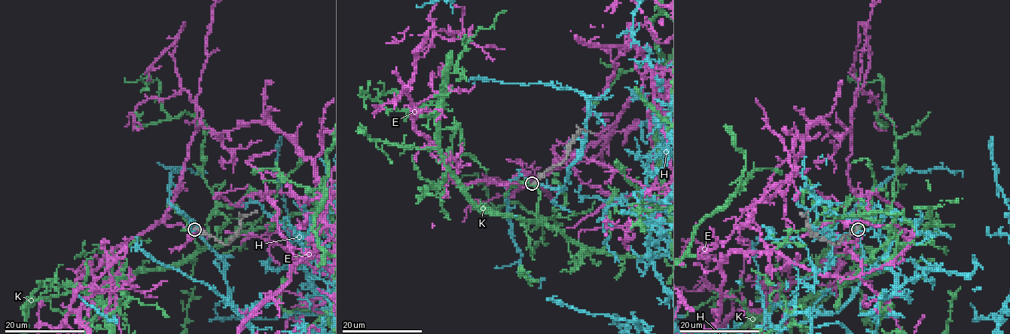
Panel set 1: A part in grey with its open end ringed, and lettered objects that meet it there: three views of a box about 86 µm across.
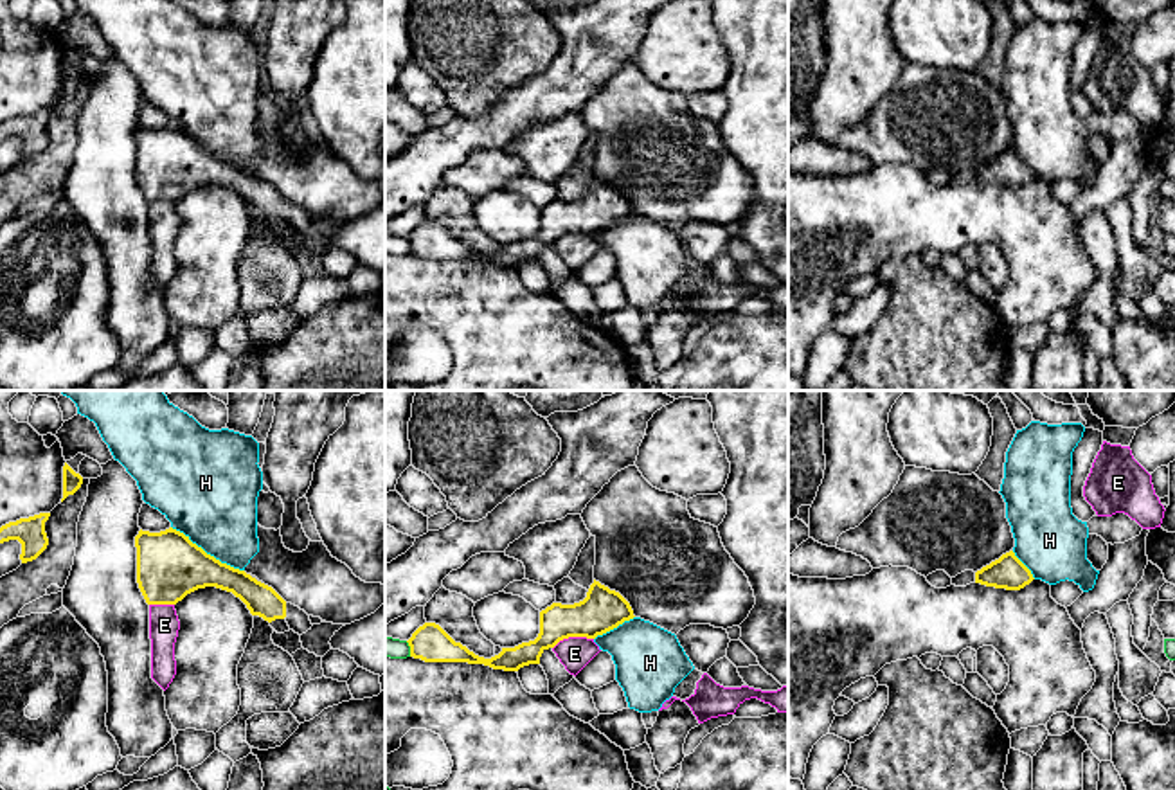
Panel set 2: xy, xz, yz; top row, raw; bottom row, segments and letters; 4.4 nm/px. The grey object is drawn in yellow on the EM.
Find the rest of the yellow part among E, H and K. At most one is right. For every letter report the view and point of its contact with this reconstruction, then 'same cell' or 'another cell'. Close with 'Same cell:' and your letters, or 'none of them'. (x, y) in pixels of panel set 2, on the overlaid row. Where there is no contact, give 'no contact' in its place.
E: xz (573, 636) | another cell
H: xy (206, 553) | another cell
K: xz (411, 648) | another cell
Same cell: none of them

